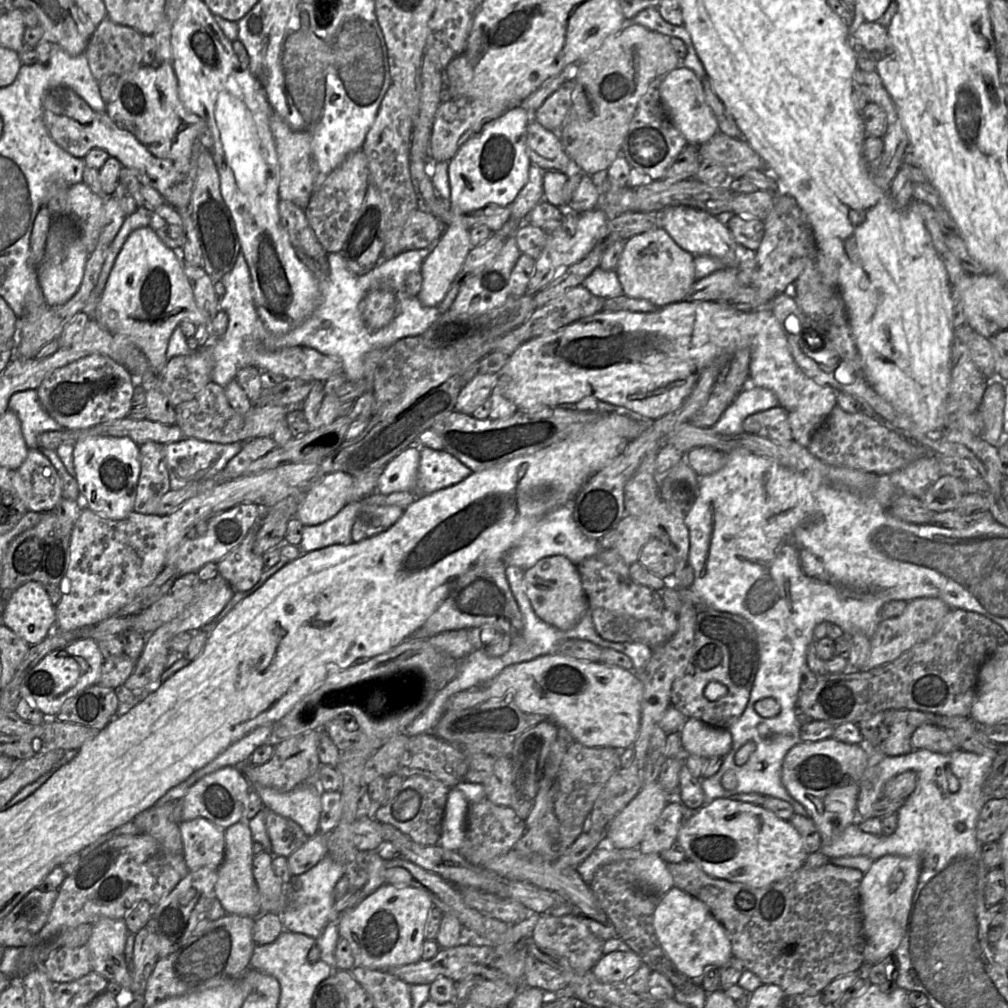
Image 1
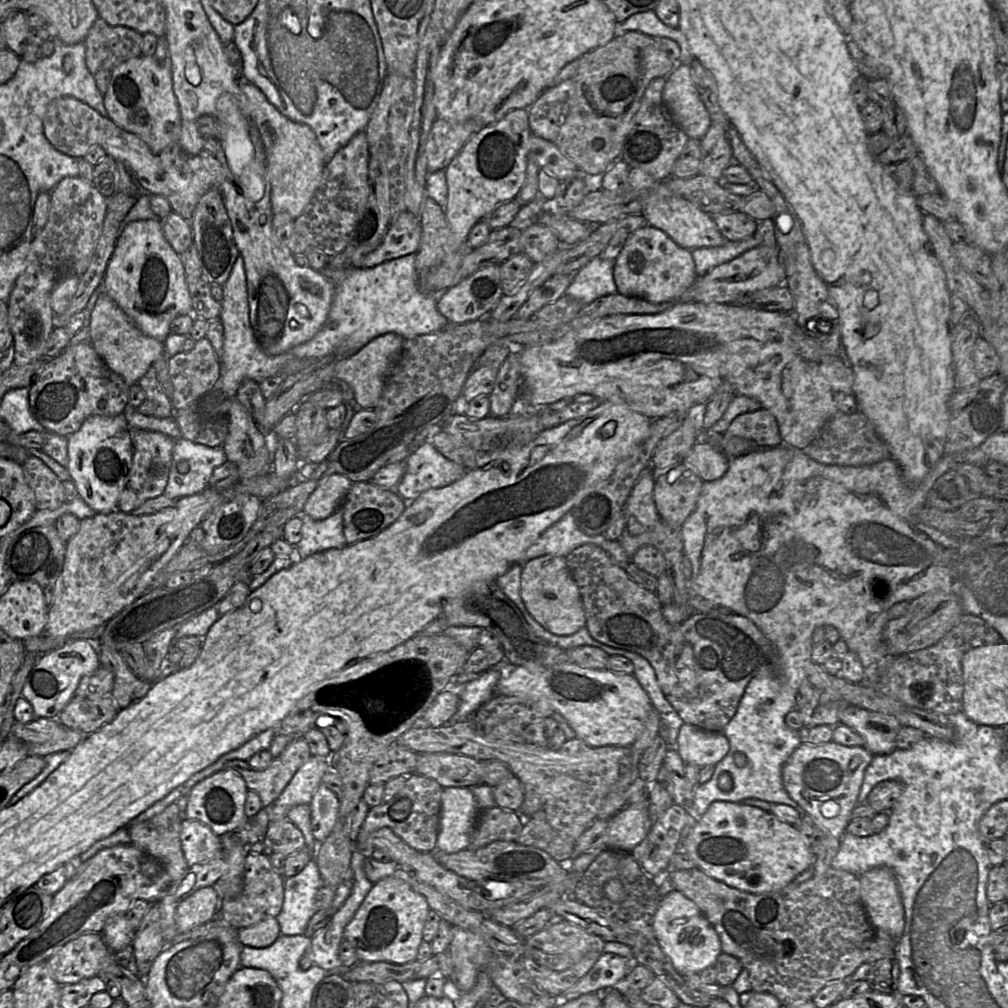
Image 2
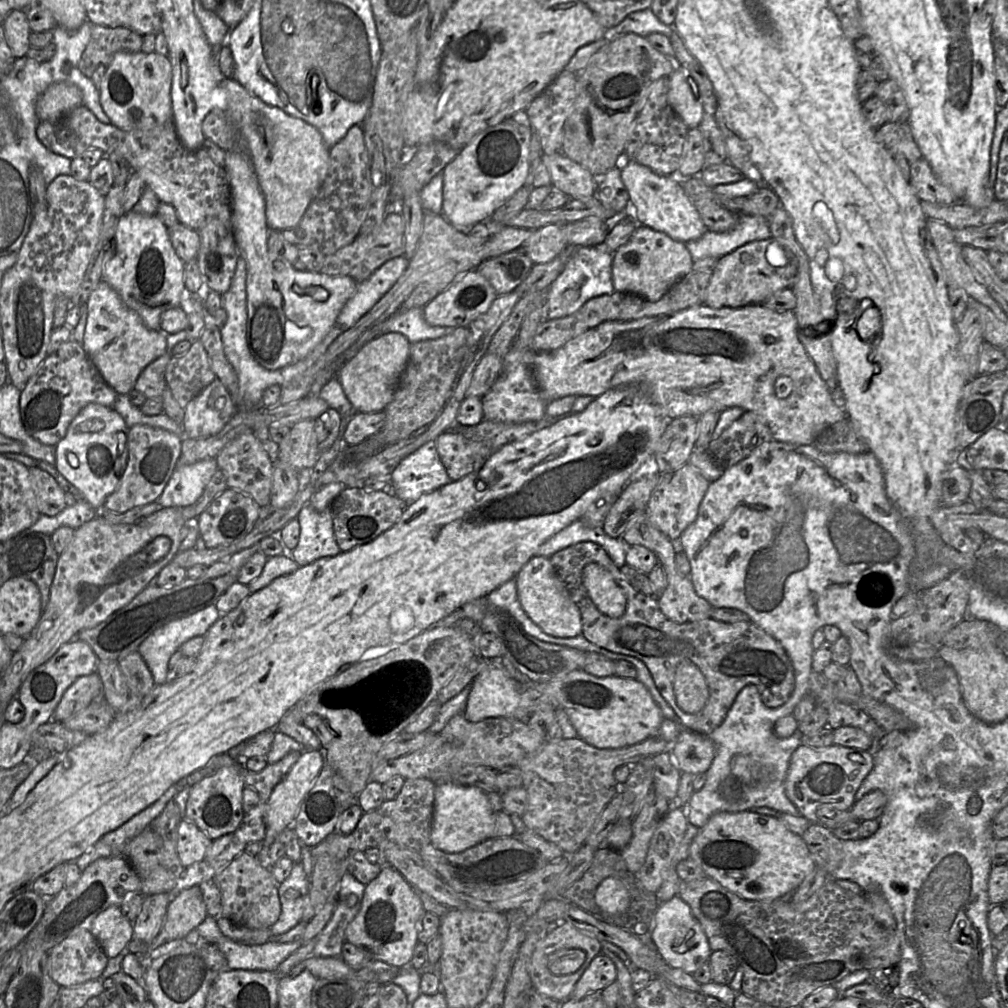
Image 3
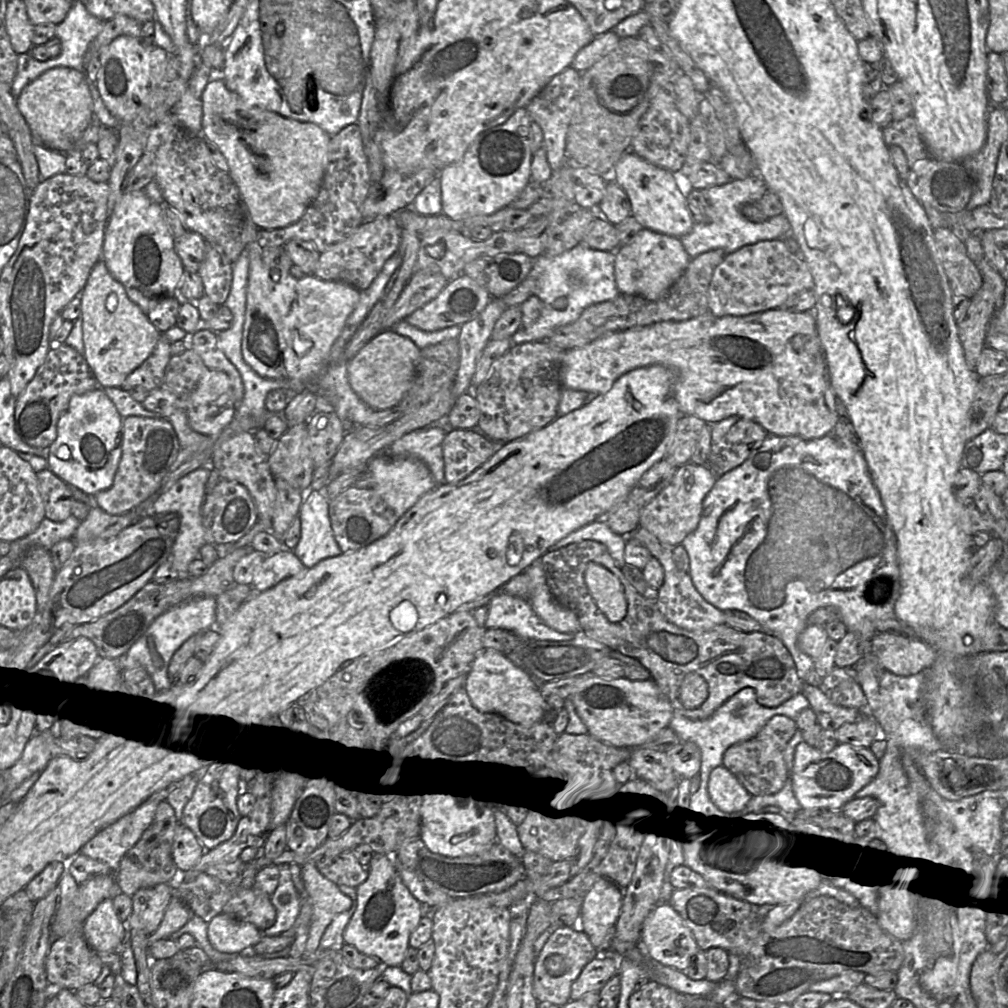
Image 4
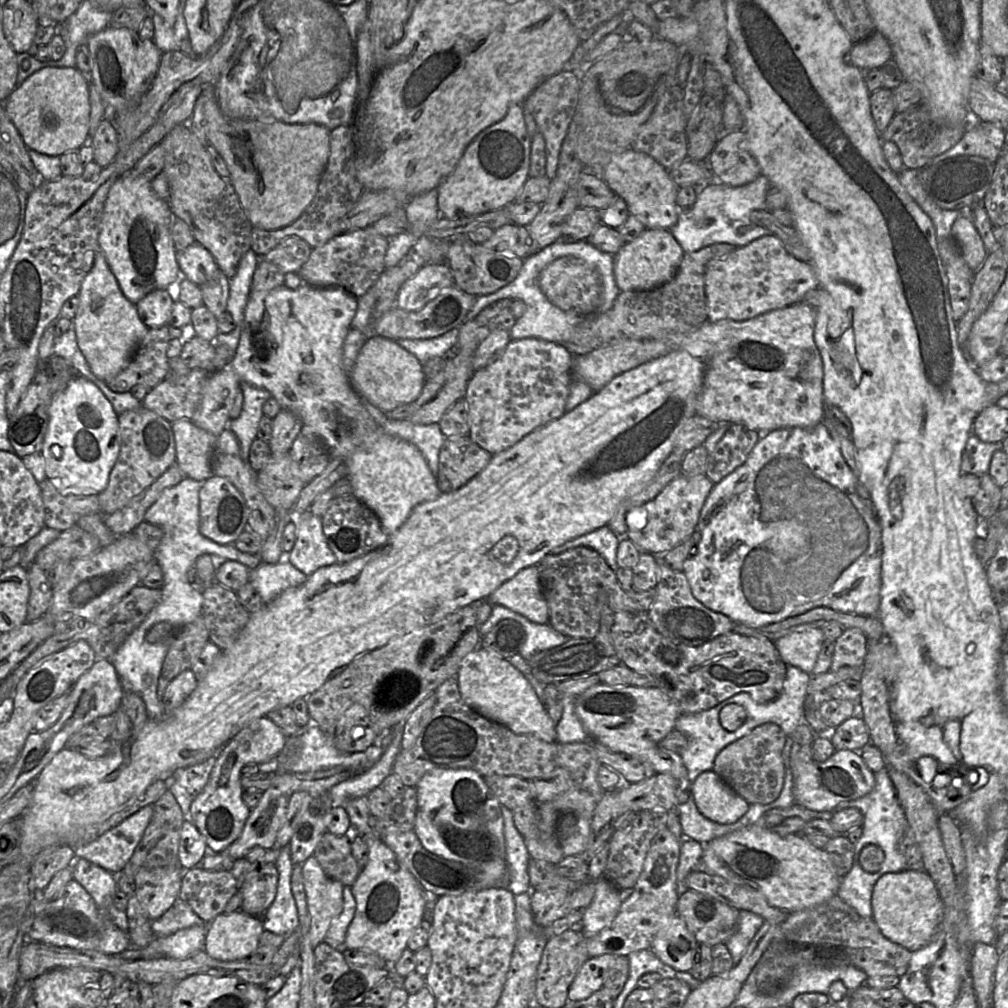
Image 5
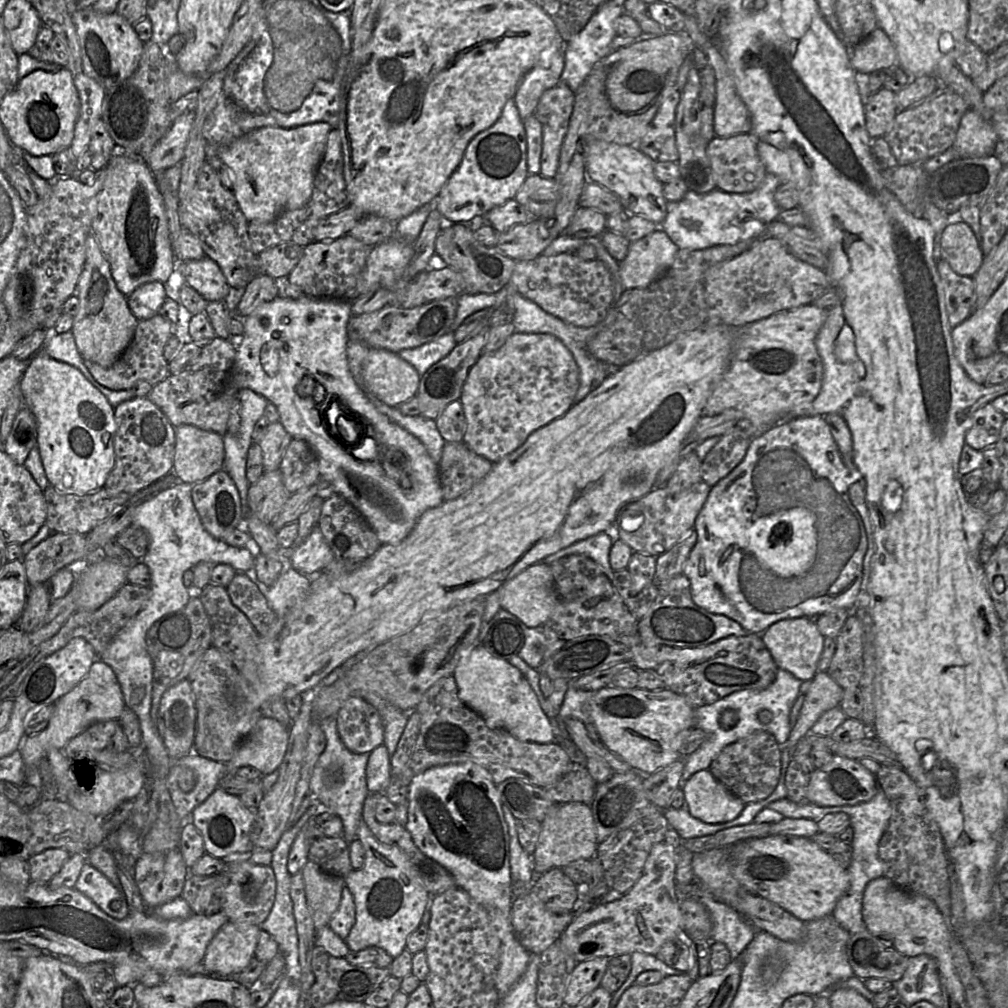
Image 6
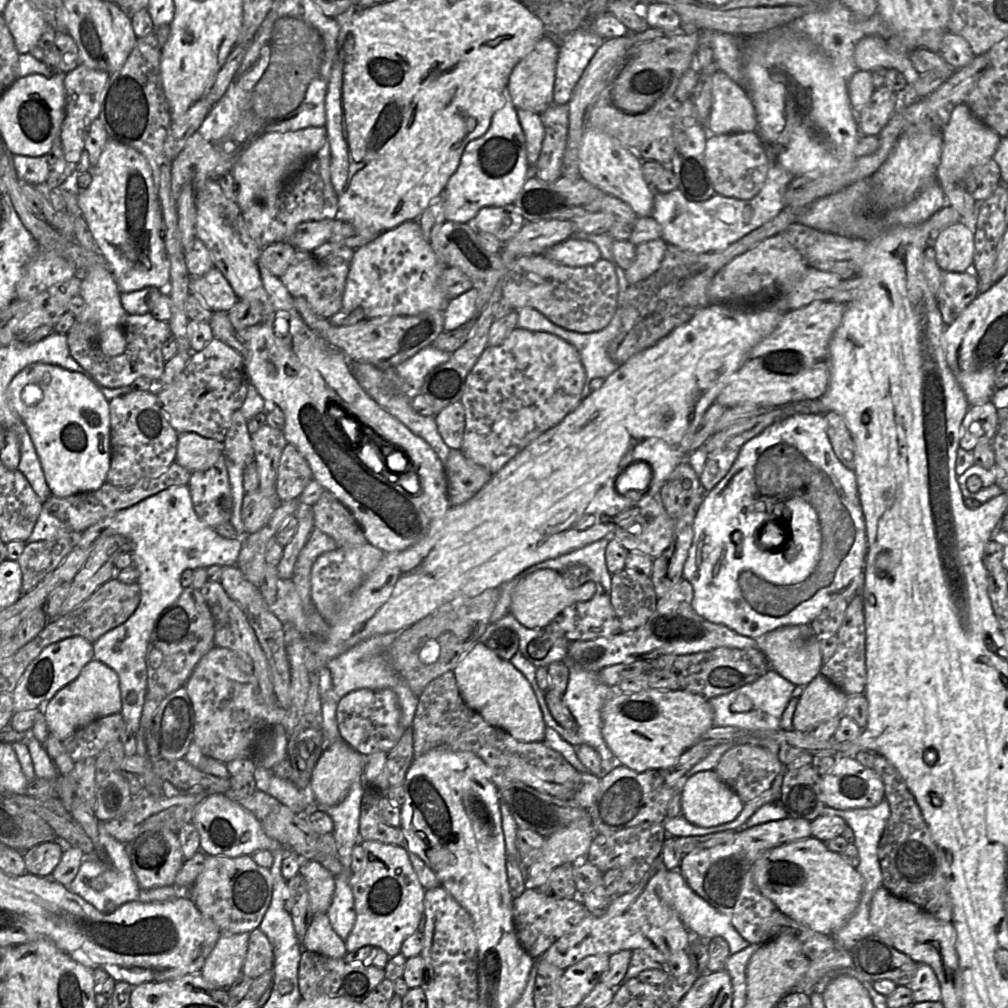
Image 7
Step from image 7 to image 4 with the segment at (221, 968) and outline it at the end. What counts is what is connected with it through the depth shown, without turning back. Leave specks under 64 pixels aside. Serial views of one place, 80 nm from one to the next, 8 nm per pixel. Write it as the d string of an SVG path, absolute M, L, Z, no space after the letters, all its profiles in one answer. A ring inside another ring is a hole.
M221 912L208 924L208 938L219 952L239 954L251 949L263 937L263 932L249 922Z

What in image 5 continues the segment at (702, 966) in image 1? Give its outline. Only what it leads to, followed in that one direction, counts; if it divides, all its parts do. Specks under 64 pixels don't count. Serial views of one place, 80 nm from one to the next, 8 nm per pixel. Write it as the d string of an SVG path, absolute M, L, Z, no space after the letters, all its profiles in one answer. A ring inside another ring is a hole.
M676 914L655 935L651 949L665 964L678 971L689 971L698 942L685 921Z

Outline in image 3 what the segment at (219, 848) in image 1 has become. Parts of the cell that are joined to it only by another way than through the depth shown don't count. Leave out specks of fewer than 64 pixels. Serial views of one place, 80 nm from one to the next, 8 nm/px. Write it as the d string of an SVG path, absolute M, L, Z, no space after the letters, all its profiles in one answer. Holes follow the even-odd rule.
M183 818L178 827L177 853L185 869L201 861L212 842L194 822Z

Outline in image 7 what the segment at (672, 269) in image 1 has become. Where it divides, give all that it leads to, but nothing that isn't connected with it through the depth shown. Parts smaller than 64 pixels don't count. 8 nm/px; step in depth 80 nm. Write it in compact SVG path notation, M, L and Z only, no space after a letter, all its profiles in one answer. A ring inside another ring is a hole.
M662 237L637 245L634 262L624 271L627 281L633 285L652 275L663 260L666 247Z

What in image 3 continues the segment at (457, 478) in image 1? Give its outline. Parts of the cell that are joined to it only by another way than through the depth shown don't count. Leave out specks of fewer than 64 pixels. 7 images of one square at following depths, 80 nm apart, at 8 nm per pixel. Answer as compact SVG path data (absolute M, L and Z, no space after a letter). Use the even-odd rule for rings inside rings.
M432 440L399 463L391 474L391 491L411 504L422 494L451 482L439 456L436 440Z

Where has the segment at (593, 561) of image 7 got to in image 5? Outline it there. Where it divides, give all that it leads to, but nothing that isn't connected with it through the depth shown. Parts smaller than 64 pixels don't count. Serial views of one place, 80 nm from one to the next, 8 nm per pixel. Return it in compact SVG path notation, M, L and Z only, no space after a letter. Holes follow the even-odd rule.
M603 526L552 549L550 554L558 555L572 548L588 547L598 552L610 568L616 571L619 567L617 564L617 548L620 538L622 537L616 535L608 526Z

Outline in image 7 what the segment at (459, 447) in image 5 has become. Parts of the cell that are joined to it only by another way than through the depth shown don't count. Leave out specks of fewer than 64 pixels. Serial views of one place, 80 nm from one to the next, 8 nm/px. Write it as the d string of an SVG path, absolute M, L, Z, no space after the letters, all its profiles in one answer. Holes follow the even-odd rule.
M450 449L444 467L451 506L470 500L492 478L489 470L467 458L461 449Z

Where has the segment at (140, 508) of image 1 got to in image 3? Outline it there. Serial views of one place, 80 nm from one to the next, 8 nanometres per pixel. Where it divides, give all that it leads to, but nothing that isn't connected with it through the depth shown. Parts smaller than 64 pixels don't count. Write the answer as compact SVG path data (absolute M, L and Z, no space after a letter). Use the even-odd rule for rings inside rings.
M134 425L127 434L127 465L114 492L103 506L115 513L124 513L134 507L157 501L167 485L181 452L182 440L175 434L147 425Z

